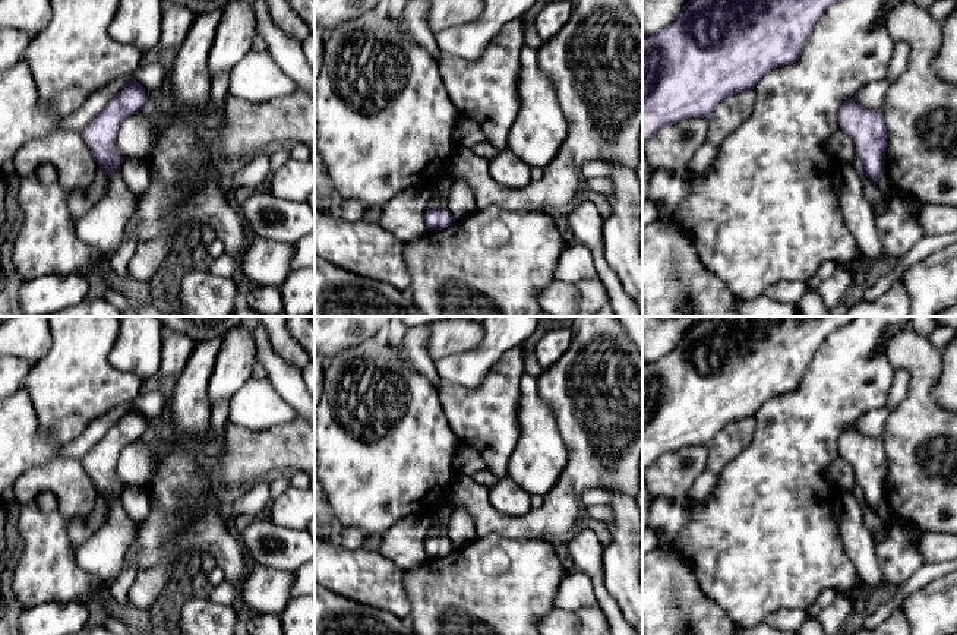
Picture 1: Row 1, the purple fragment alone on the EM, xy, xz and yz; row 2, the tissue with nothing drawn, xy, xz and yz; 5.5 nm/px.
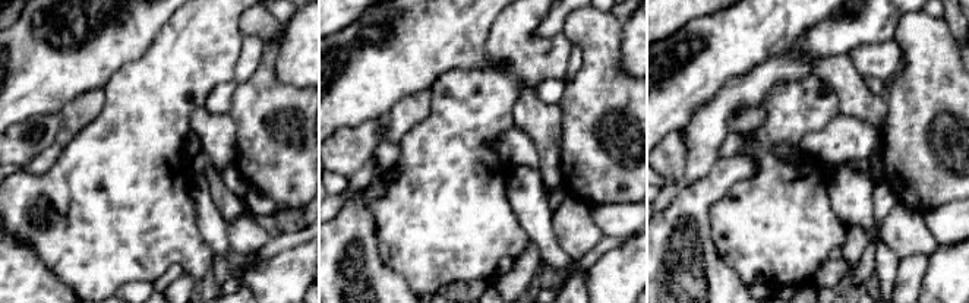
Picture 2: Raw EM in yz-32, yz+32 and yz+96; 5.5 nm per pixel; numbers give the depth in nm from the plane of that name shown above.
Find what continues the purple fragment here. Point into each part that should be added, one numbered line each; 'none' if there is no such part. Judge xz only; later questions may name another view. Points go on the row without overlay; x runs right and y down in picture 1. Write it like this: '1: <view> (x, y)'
none

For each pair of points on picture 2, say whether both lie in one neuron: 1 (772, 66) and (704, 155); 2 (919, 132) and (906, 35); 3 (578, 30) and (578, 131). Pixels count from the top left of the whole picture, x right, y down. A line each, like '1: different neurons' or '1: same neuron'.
1: same neuron
2: same neuron
3: same neuron

